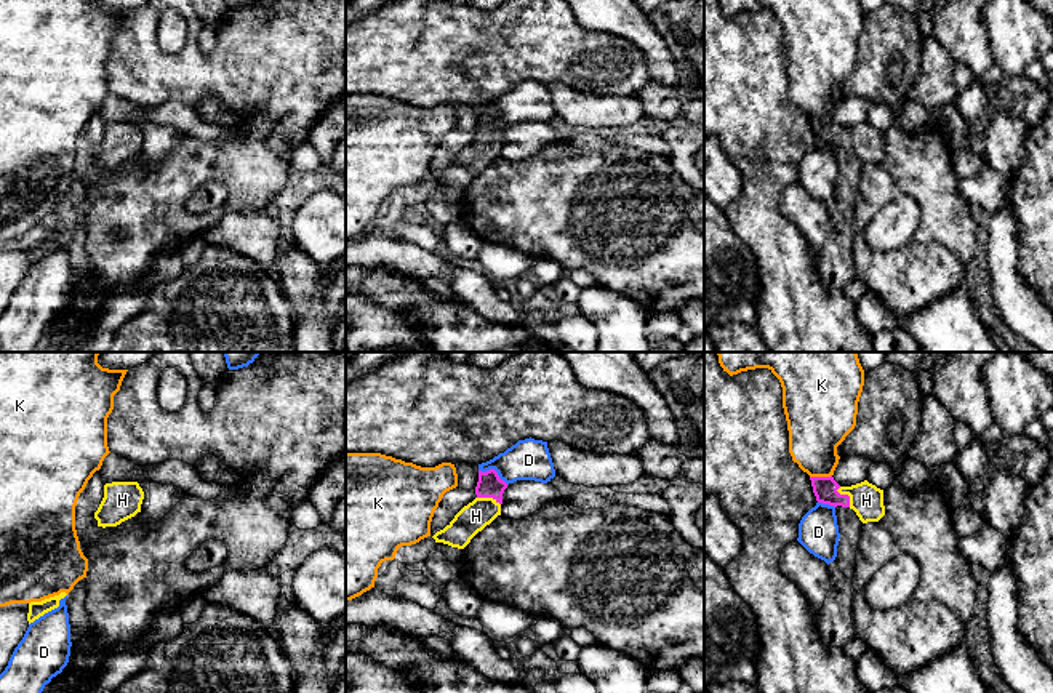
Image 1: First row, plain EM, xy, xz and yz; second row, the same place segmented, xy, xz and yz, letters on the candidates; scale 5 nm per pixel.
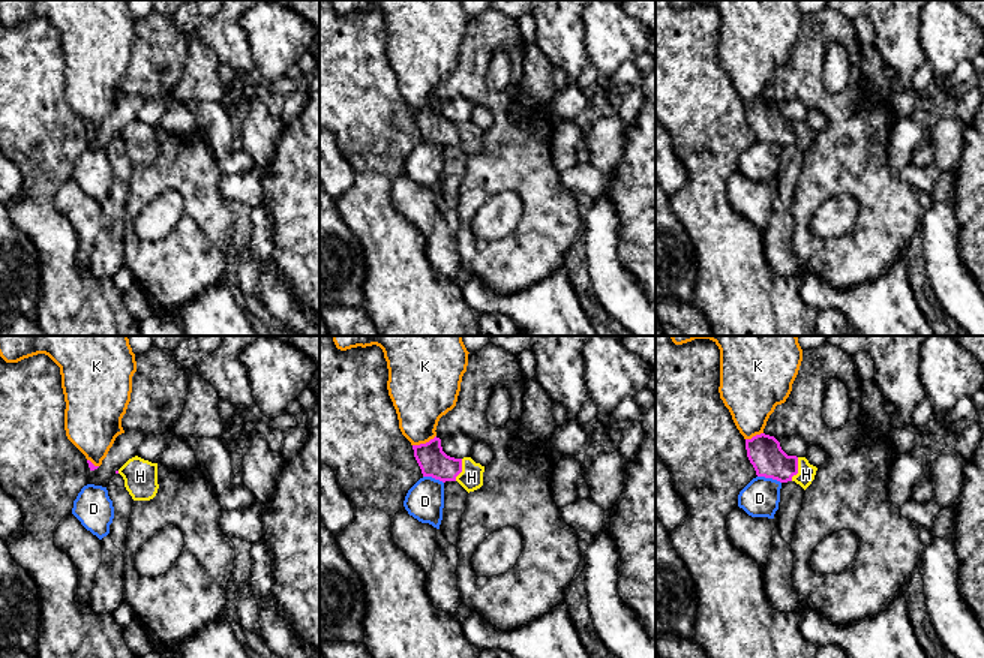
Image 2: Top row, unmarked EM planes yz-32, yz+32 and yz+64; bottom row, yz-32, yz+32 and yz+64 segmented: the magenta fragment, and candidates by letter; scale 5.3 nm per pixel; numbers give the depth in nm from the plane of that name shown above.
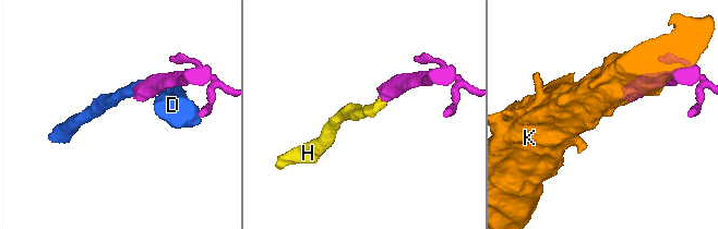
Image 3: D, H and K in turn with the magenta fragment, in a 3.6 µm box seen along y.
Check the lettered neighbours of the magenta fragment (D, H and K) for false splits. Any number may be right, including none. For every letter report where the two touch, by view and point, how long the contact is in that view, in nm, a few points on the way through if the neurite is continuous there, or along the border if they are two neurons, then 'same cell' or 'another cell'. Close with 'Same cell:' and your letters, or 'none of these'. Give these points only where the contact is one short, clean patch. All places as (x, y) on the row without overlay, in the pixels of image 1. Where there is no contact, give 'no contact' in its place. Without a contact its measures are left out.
D: meets magenta in xz at (495, 112); contact 170 nm long; another cell
H: meets magenta in yz at (847, 136); contact 120 nm long; runs through yz (824, 130), (834, 136), (847, 136), (866, 141); same cell
K: meets magenta in yz at (820, 119); contact 110 nm long; another cell
Same cell: H

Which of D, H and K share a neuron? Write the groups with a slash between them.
D / H / K

